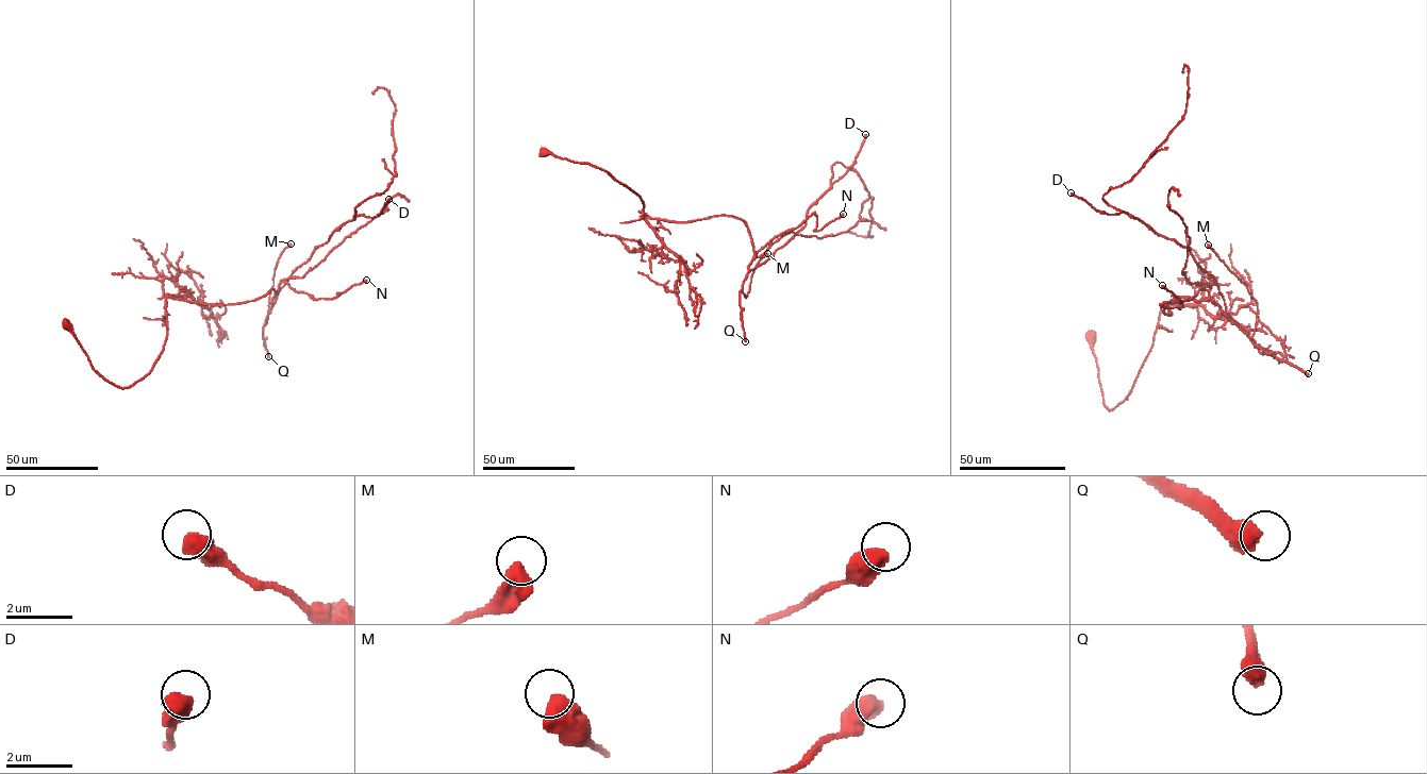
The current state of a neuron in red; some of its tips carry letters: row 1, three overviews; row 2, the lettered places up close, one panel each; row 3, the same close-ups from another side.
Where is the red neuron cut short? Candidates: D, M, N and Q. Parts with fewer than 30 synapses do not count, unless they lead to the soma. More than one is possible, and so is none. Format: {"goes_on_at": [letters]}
{"goes_on_at": ["Q"]}

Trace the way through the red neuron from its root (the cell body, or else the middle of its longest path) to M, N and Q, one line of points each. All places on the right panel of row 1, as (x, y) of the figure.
M: (1092, 337), (1110, 410), (1176, 299), (1212, 300), (1251, 337), (1257, 302), (1208, 245)
N: (1092, 337), (1112, 410), (1161, 307), (1209, 297), (1201, 288), (1165, 307), (1181, 301), (1162, 285)
Q: (1092, 337), (1110, 410), (1131, 389), (1161, 307), (1171, 314), (1179, 297), (1212, 300), (1308, 373)

